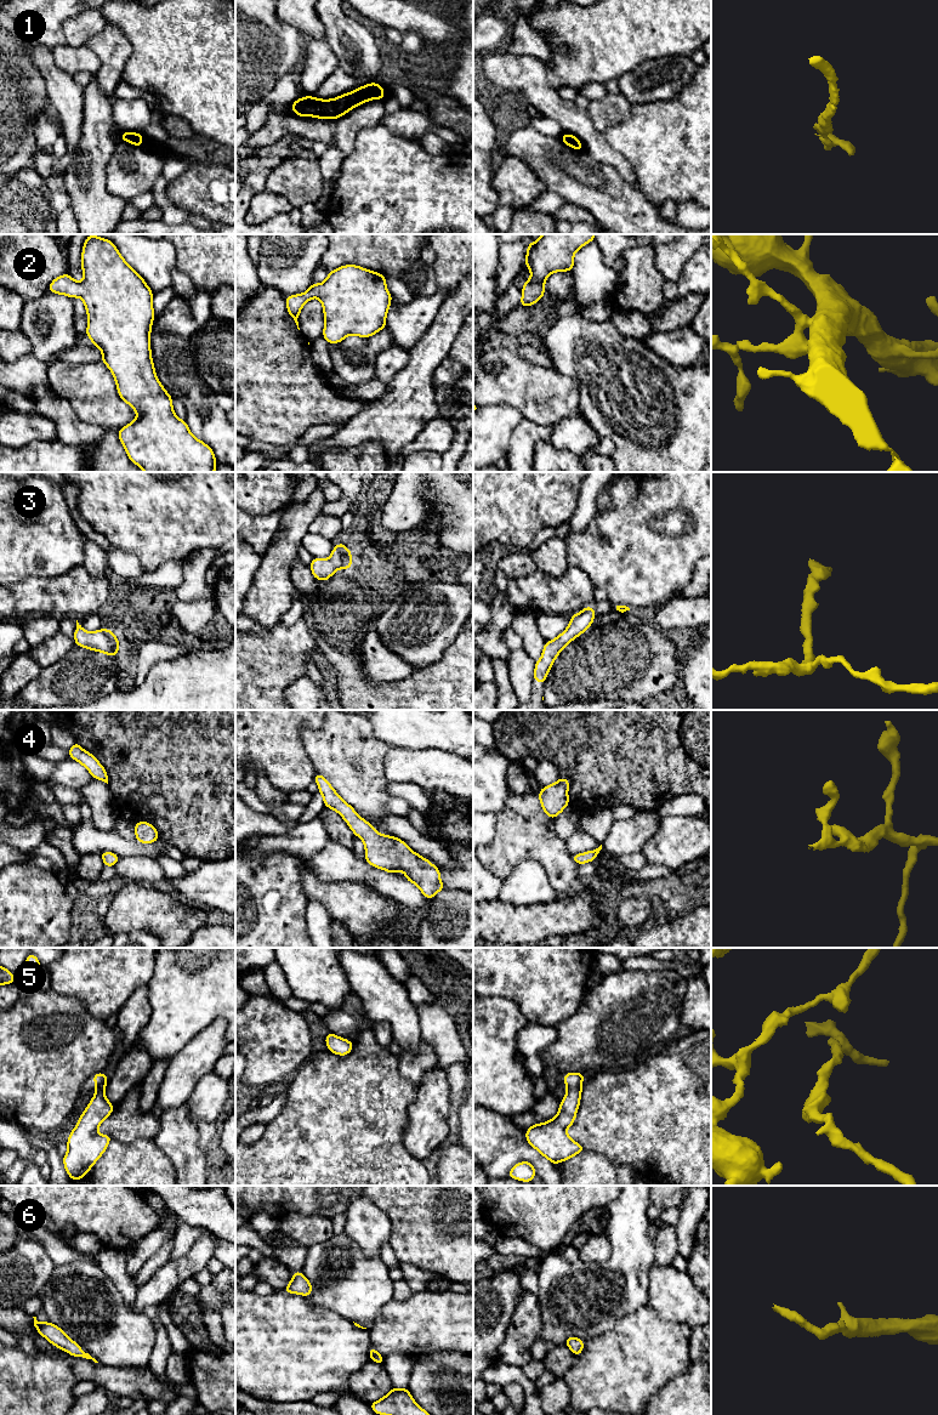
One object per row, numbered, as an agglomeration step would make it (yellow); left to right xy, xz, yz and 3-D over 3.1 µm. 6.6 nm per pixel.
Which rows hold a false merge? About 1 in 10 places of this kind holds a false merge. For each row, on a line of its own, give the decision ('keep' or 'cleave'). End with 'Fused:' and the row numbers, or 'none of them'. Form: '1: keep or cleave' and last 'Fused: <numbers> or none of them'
1: keep
2: keep
3: keep
4: keep
5: keep
6: keep
Fused: none of them

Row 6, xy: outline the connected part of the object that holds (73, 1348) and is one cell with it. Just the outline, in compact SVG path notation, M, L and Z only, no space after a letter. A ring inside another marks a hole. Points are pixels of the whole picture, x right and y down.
M36 1317L34 1318L34 1326L38 1332L44 1336L49 1342L53 1346L58 1347L62 1351L66 1351L73 1357L83 1357L86 1359L92 1359L95 1363L98 1363L95 1358L92 1358L89 1353L84 1352L80 1346L74 1342L62 1329L51 1322L39 1323Z

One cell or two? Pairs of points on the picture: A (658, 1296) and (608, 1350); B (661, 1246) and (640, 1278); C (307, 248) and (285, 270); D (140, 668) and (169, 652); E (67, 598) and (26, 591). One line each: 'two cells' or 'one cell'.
A: two cells
B: two cells
C: one cell
D: one cell
E: one cell

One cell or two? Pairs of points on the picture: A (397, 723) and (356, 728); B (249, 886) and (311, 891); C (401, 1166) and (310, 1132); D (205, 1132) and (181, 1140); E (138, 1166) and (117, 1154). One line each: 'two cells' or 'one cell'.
A: two cells
B: two cells
C: one cell
D: two cells
E: one cell

